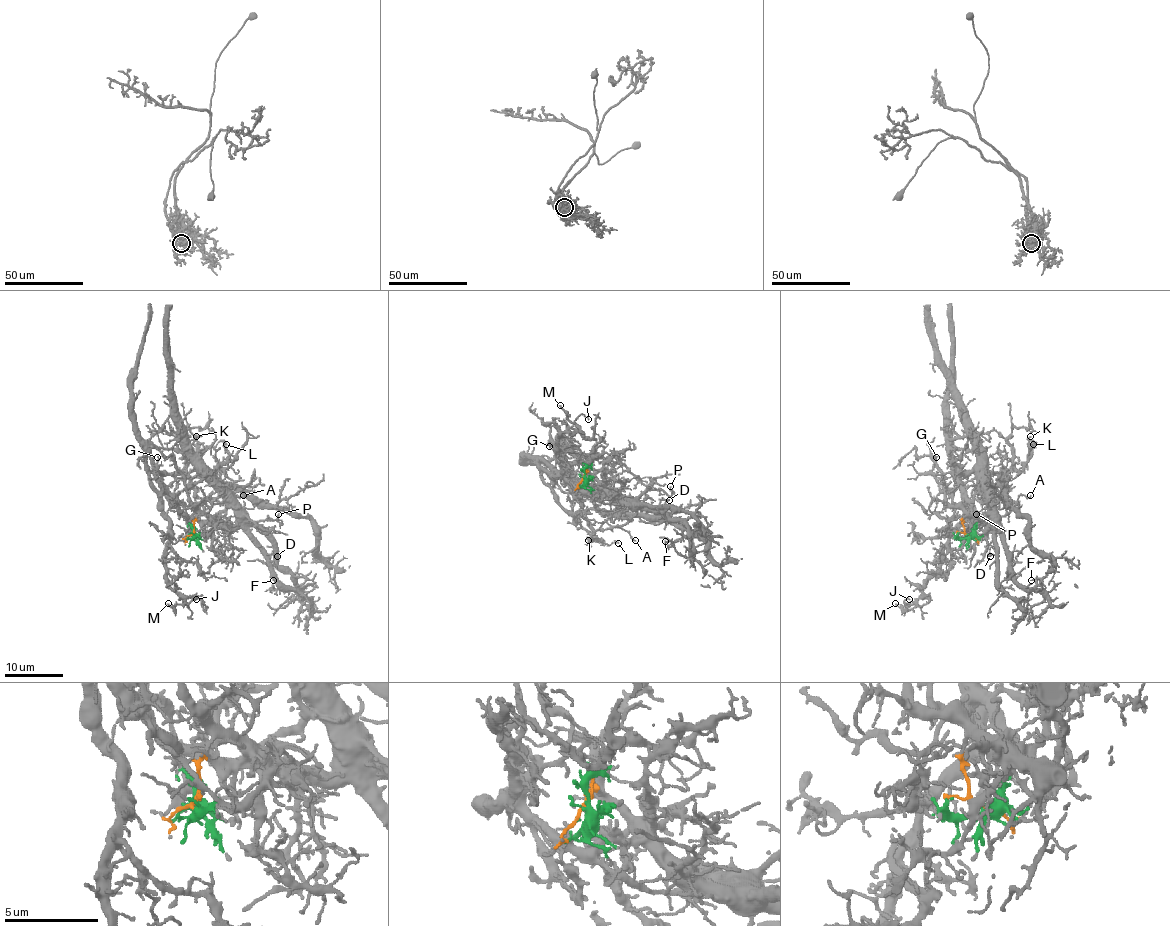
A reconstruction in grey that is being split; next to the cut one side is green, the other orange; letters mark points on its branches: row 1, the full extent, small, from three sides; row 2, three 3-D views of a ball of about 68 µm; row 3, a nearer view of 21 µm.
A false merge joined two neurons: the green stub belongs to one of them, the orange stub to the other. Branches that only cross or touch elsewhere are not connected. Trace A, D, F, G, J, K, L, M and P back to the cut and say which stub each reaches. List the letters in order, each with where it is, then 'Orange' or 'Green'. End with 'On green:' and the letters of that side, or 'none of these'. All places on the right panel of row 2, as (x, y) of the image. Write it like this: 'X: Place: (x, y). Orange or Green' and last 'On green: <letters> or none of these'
A: Place: (1030, 495). Orange
D: Place: (990, 556). Orange
F: Place: (1031, 580). Orange
G: Place: (936, 457). Green
J: Place: (909, 599). Green
K: Place: (1030, 436). Green
L: Place: (1033, 444). Green
M: Place: (895, 603). Green
P: Place: (976, 514). Orange
On green: G, J, K, L, M

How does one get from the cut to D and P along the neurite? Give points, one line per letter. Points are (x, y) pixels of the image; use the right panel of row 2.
D: (966, 534), (962, 517), (965, 514), (973, 514), (990, 525), (994, 530), (995, 553), (990, 556)
P: (966, 534), (965, 514), (993, 522), (988, 518), (979, 519), (985, 522), (976, 514)

